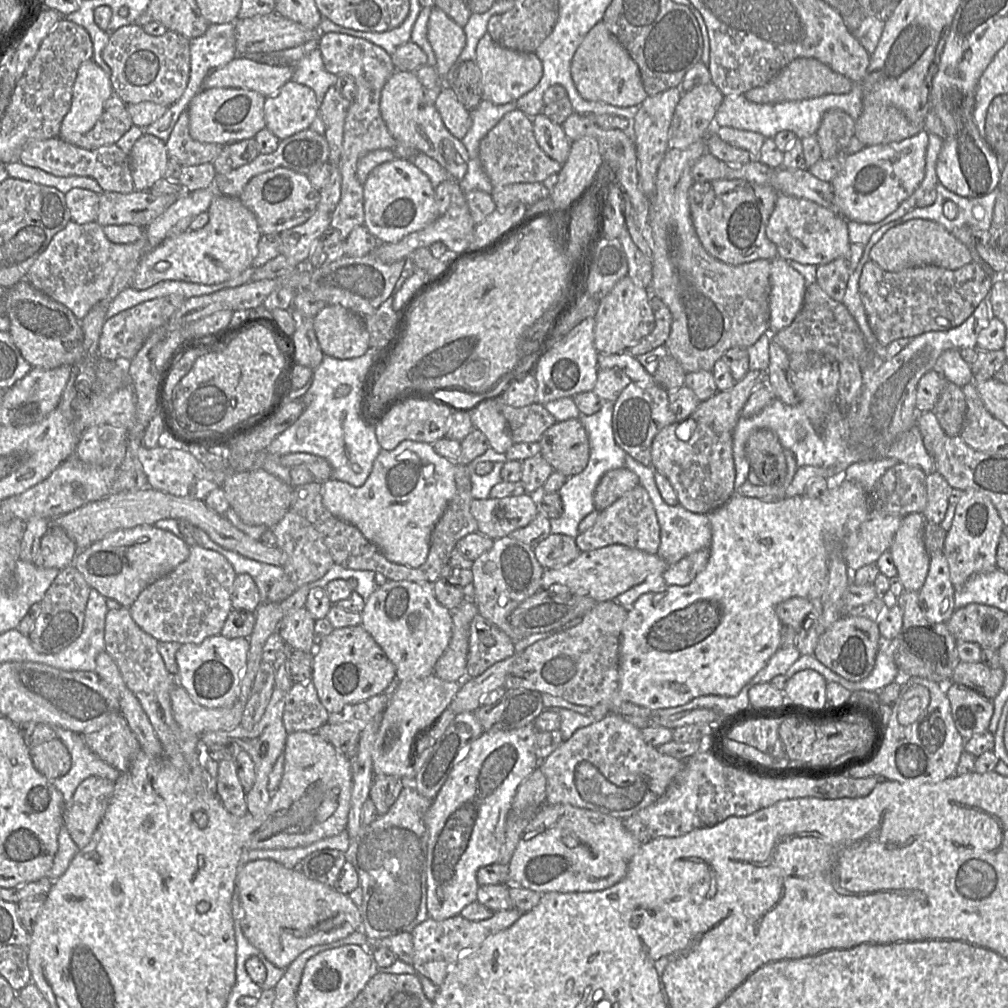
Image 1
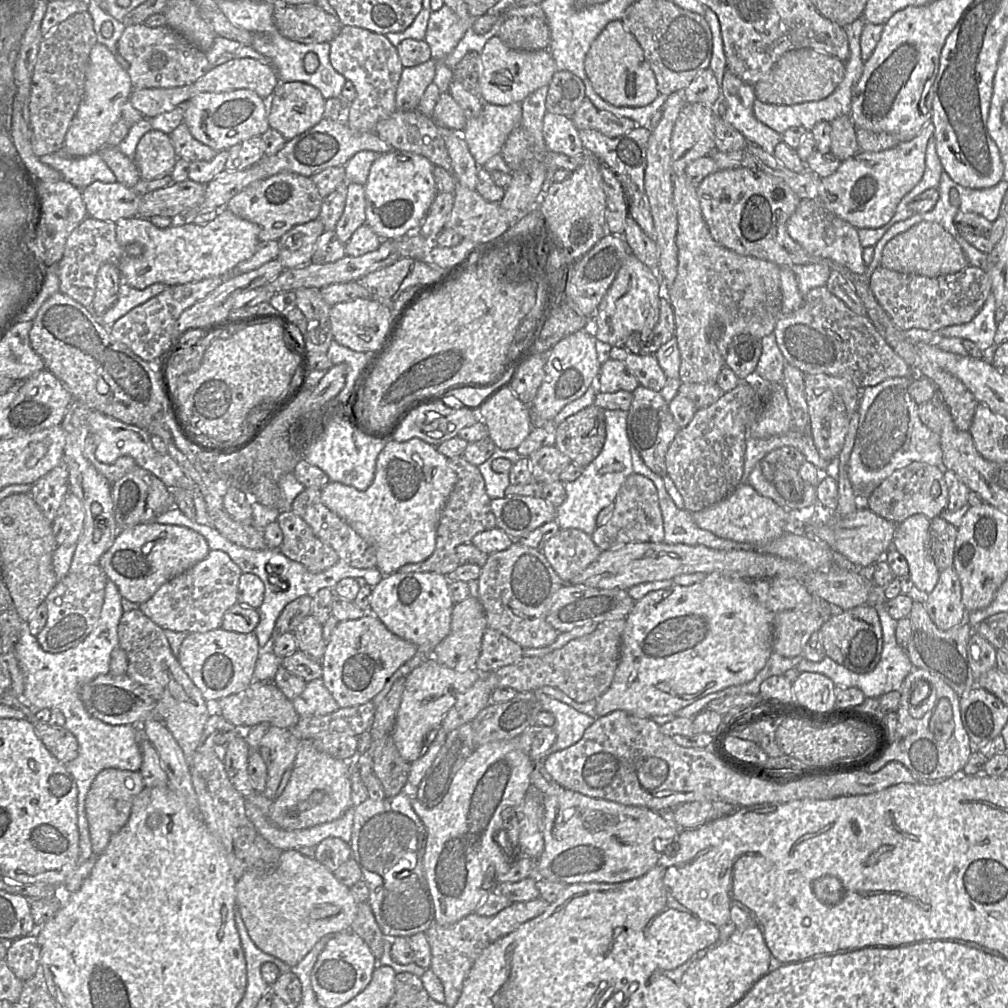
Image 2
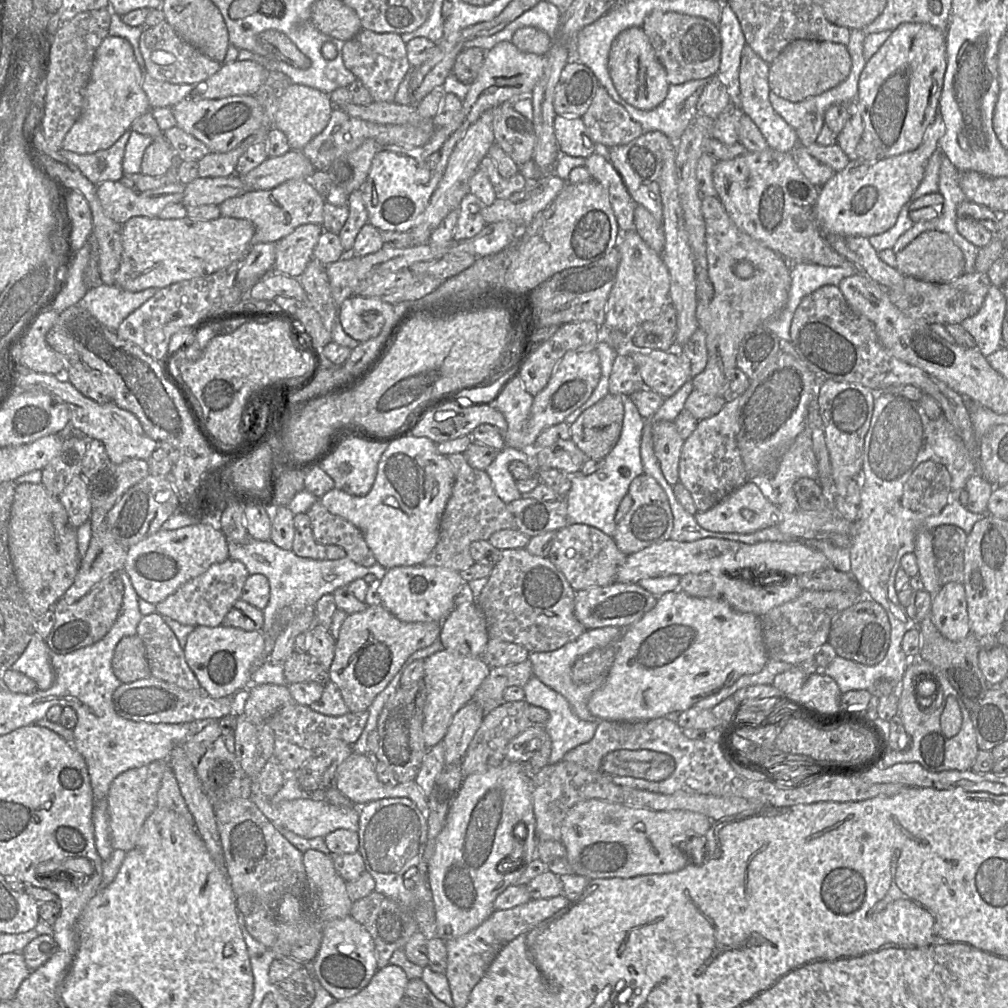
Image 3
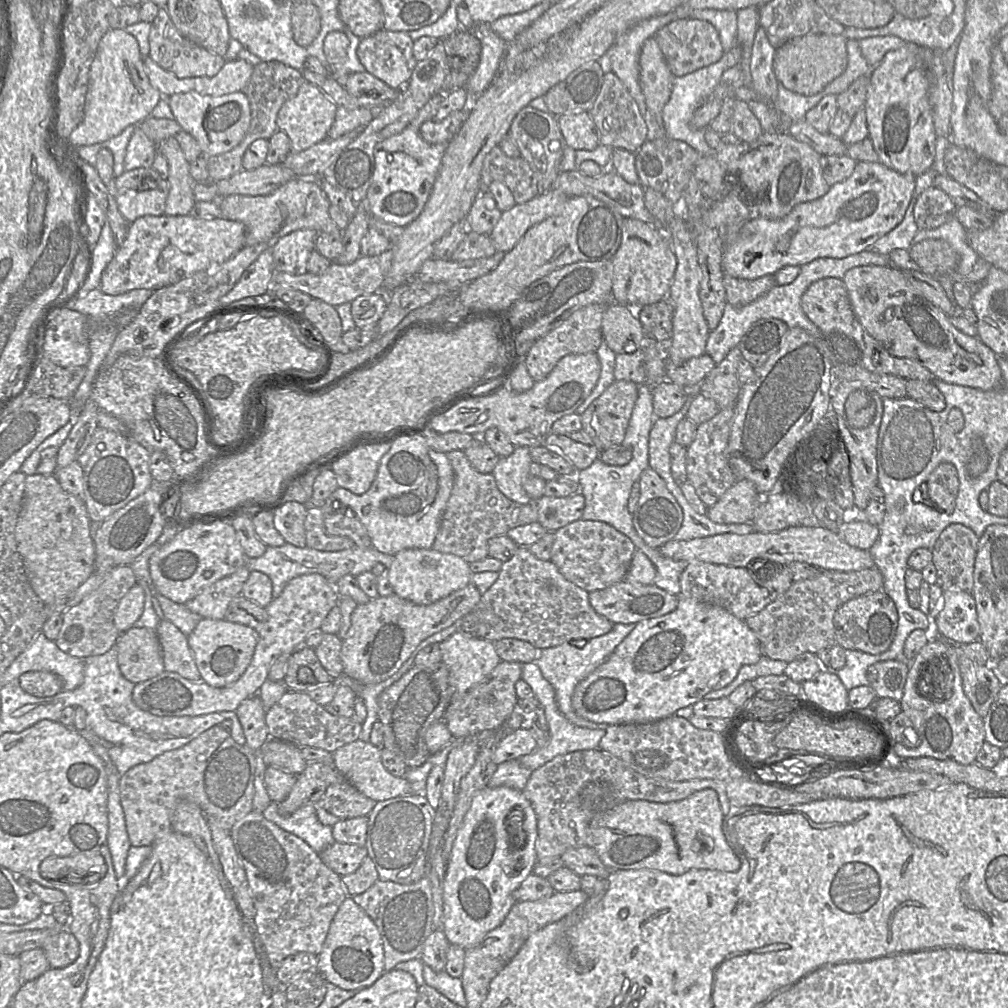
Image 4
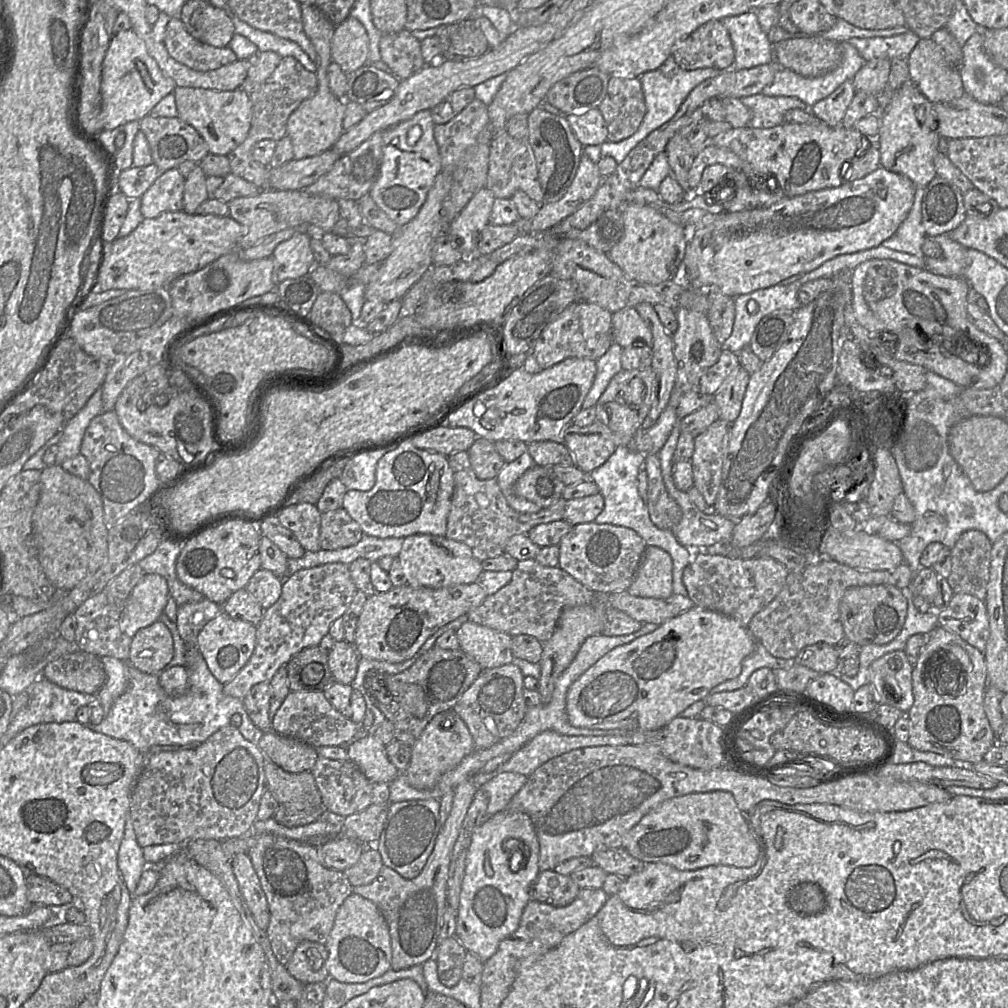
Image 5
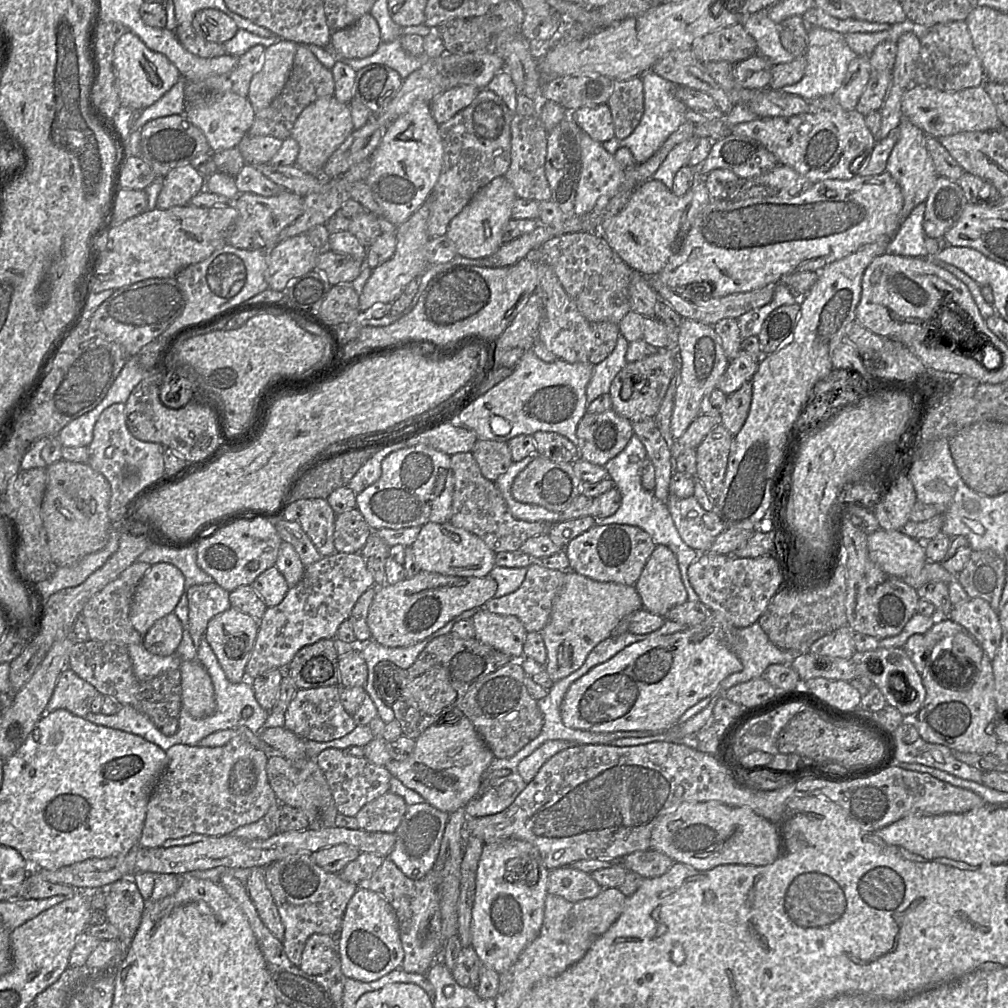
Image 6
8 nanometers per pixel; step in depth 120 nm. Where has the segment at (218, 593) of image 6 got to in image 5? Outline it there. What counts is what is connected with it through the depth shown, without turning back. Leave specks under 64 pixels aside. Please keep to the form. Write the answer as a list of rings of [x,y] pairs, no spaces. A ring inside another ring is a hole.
[[[203,598],[196,603],[178,607],[176,625],[180,636],[185,641],[187,650],[197,647],[197,638],[203,627],[222,611],[222,605]]]

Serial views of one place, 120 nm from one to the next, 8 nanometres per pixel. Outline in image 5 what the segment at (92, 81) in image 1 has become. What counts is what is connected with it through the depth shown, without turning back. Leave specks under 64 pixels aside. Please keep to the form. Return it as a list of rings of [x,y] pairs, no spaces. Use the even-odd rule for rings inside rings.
[[[132,29],[115,33],[102,63],[101,113],[103,130],[112,130],[130,121],[140,121],[149,115],[155,105],[176,88],[175,81],[166,76],[157,62],[149,55],[146,44]]]

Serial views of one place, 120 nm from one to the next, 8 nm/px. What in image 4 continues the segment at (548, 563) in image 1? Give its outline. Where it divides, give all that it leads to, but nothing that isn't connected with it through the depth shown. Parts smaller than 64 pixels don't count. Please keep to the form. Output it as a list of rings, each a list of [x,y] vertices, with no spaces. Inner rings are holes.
[[[576,520],[555,532],[551,561],[570,582],[588,593],[605,589],[627,576],[636,547],[611,525],[592,520]]]

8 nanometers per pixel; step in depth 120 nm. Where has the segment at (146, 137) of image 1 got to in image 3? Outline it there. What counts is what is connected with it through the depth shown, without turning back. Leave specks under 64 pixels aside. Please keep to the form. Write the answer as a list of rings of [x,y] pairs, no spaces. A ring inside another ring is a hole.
[[[163,136],[153,139],[146,148],[141,162],[141,173],[149,176],[162,176],[174,165],[175,151]]]

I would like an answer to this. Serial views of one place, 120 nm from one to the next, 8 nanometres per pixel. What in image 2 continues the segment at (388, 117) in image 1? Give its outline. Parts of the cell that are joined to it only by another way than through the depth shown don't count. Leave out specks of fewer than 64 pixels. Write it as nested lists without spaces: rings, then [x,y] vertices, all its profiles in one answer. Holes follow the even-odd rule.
[[[438,125],[453,168],[453,176],[463,186],[475,190],[478,182],[478,170],[469,146],[461,133]]]

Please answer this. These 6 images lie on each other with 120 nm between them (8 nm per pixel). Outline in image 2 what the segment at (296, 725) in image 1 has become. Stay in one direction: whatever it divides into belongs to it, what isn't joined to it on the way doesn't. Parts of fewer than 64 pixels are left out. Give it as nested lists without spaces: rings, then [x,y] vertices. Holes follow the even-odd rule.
[[[322,679],[308,682],[304,691],[292,700],[292,704],[300,717],[325,716],[339,709]]]

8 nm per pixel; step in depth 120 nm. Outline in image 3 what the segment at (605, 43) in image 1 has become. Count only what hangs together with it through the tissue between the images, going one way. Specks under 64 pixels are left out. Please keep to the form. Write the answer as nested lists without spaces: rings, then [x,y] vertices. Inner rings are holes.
[[[641,27],[623,30],[613,41],[608,56],[608,69],[615,89],[627,104],[641,110],[657,107],[665,99],[670,84],[665,70]]]

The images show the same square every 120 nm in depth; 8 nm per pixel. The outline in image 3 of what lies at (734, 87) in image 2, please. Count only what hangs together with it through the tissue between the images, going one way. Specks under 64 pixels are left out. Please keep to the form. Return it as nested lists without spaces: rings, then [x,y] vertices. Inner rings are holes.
[[[745,45],[742,51],[739,71],[739,108],[742,113],[748,115],[757,125],[766,139],[768,147],[790,152],[798,144],[796,129],[791,127],[773,108],[770,102],[770,87],[768,82],[770,64],[758,56],[749,46]]]

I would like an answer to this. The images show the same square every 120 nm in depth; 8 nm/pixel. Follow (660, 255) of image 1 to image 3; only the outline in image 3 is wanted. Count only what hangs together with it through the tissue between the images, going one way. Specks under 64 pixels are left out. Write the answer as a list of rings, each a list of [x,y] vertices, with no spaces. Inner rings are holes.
[[[701,194],[708,276],[714,293],[709,303],[697,303],[696,319],[699,329],[706,335],[707,365],[690,381],[698,391],[727,398],[730,396],[730,376],[736,368],[736,356],[741,340],[746,334],[777,317],[787,302],[791,264],[739,229],[717,196]],[[740,261],[753,264],[755,272],[752,277],[741,279],[735,274],[734,267]]]

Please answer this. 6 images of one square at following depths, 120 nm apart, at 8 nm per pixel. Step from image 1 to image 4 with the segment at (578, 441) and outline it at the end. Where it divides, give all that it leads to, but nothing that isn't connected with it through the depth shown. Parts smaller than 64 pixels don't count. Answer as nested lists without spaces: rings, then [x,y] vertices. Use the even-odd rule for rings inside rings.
[[[627,380],[614,381],[581,415],[582,431],[591,437],[600,451],[622,444],[631,414],[638,397],[639,385]]]

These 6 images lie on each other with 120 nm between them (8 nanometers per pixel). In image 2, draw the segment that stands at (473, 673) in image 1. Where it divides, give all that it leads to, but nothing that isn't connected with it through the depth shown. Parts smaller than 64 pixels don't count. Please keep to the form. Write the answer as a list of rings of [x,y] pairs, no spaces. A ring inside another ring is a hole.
[[[487,627],[482,638],[481,652],[475,669],[481,674],[491,673],[514,664],[523,657],[523,647],[501,632]]]

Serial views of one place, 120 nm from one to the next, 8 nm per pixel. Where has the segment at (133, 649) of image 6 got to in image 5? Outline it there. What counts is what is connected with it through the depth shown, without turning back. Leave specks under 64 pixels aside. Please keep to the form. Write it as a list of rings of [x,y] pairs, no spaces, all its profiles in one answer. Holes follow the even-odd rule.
[[[100,657],[106,672],[106,681],[97,692],[97,699],[103,706],[106,716],[115,701],[126,690],[126,663],[114,657]]]

